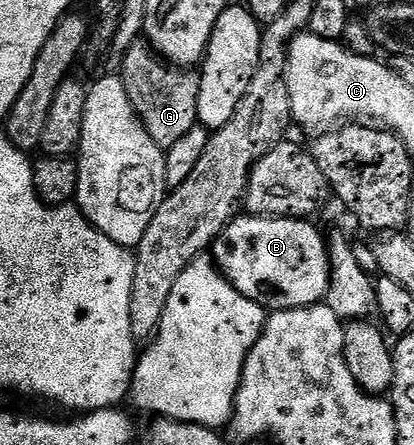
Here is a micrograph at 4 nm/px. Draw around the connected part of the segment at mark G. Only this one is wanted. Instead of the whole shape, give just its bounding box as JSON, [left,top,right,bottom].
[119,45,201,149]

